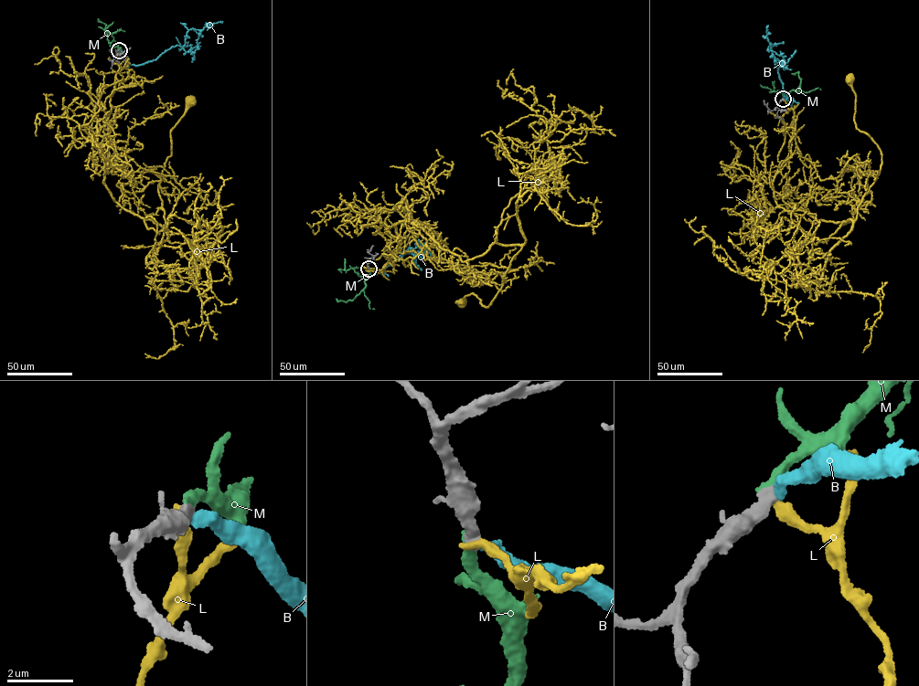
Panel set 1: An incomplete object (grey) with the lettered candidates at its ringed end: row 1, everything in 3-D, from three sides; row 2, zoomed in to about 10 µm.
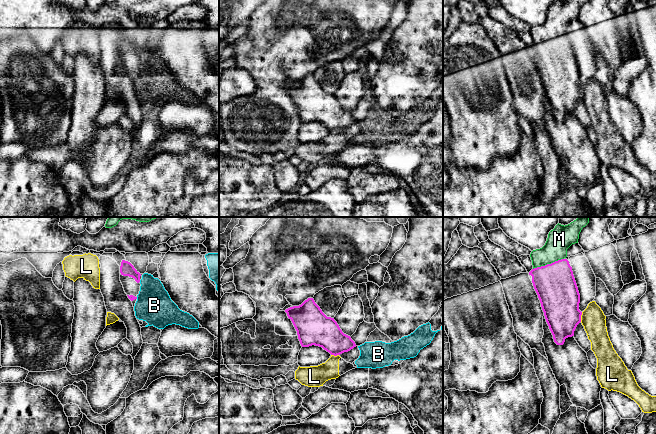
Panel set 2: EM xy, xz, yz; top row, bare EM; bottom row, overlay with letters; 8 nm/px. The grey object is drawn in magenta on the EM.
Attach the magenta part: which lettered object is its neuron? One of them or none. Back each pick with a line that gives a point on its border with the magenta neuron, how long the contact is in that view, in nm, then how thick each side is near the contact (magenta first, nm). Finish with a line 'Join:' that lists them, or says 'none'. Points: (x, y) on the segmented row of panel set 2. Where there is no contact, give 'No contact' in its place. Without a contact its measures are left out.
M: Touches magenta at yz (548, 264). Shared border 260 nm. Thickness 320 nm (magenta) against 190 nm
Join: M

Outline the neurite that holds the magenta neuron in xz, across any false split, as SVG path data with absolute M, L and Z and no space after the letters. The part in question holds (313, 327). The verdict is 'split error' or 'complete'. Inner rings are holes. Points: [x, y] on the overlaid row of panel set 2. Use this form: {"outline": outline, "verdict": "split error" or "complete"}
{"outline": "M313 298L285 312L297 331L302 347L319 346L334 356L356 347L351 337L342 332L334 318L322 312Z", "verdict": "complete"}

